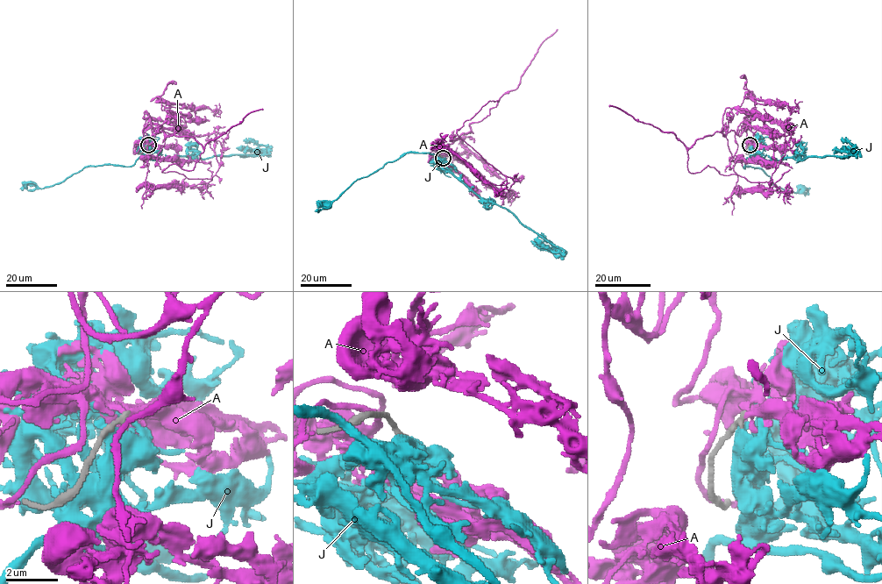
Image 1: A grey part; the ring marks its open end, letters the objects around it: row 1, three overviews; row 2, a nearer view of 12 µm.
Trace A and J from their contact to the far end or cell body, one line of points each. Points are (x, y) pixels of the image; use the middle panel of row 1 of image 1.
A: (442, 158), (430, 153), (438, 155), (489, 114), (557, 29)
J: (442, 158), (441, 167), (483, 199), (506, 208), (560, 254), (541, 249), (530, 240)

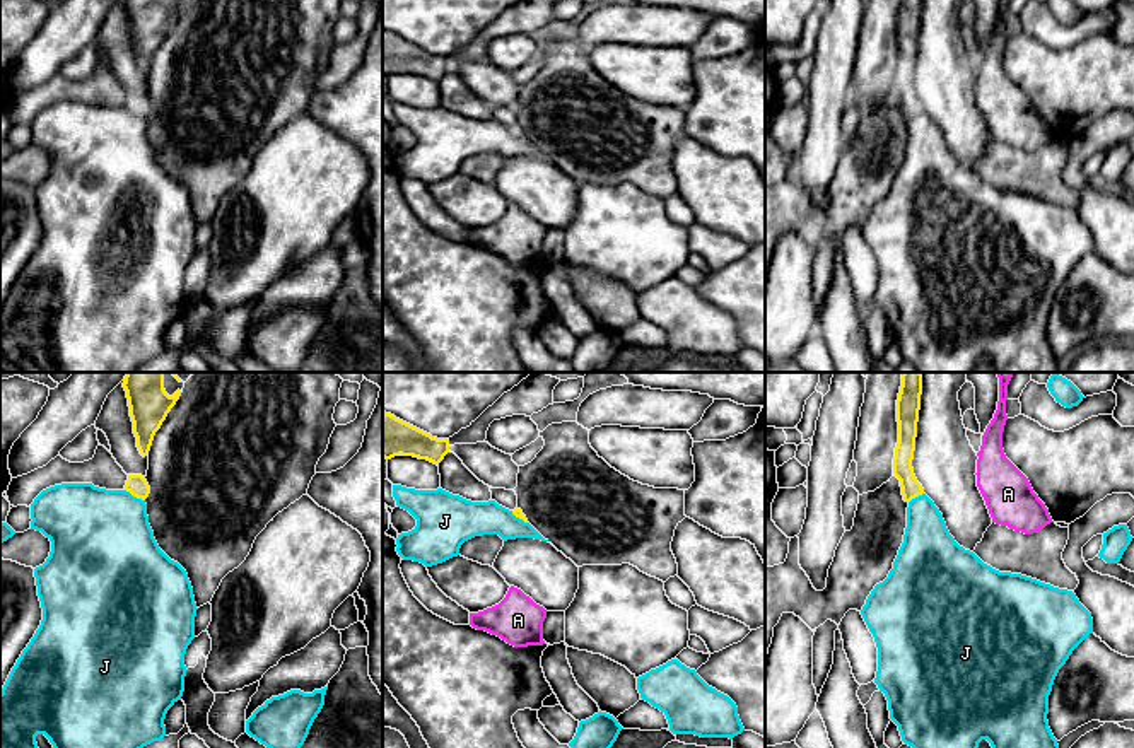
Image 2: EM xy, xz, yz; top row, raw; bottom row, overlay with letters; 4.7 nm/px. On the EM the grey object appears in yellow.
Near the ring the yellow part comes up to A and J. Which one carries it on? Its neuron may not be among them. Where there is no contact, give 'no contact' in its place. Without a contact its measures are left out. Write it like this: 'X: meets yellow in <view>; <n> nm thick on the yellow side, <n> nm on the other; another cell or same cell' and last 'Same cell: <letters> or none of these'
A: no contact; same cell
J: meets yellow in xy; 100 nm thick on the yellow side, 460 nm on the other; another cell
Same cell: A

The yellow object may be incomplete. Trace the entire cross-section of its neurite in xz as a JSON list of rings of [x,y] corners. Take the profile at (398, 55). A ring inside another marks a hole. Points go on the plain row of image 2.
[[[383,29],[383,75],[413,73],[439,82],[449,70],[449,58],[430,51]]]

